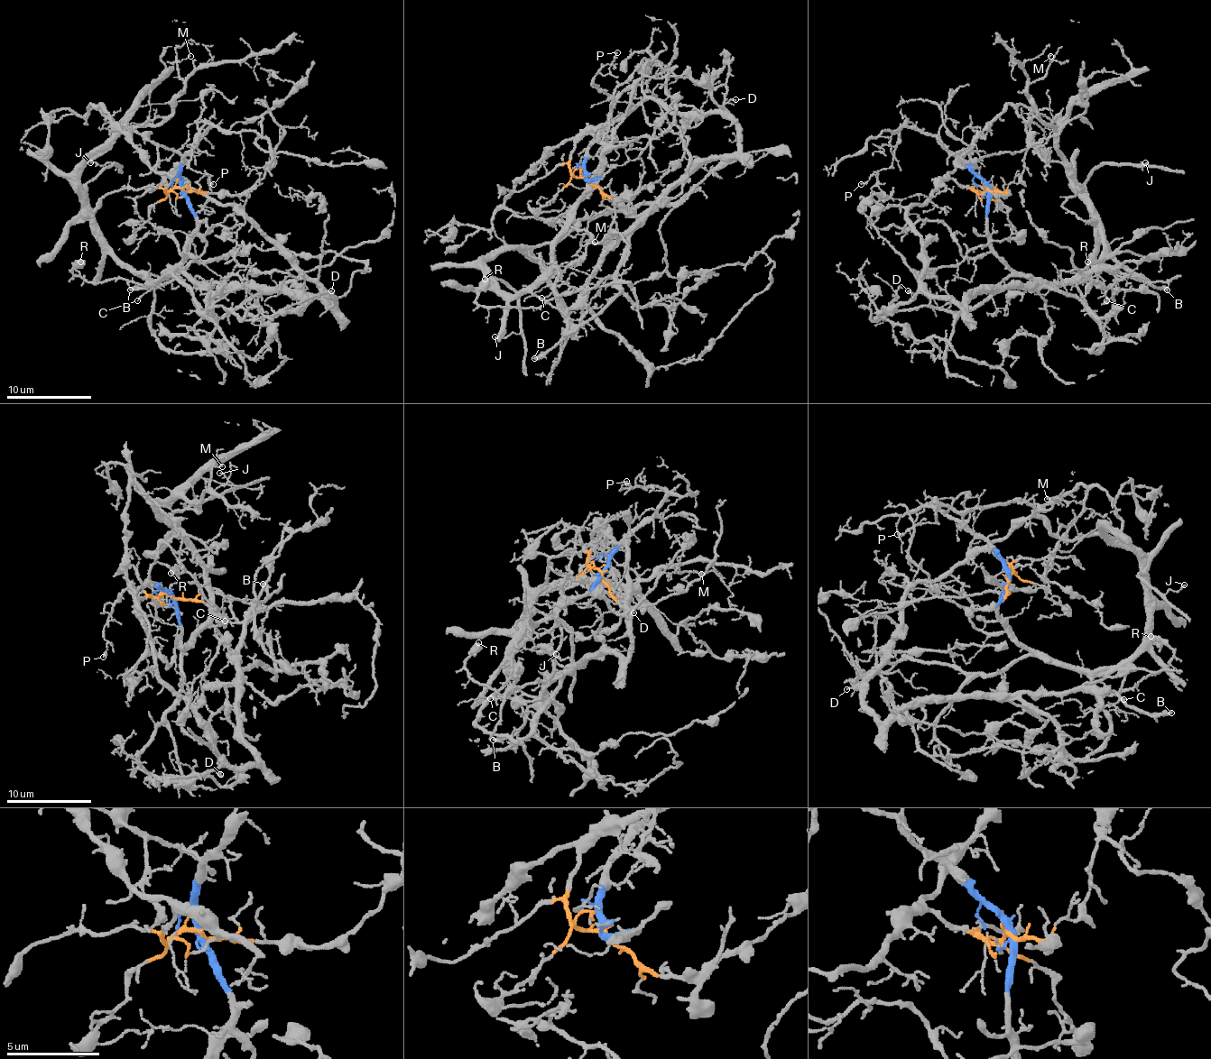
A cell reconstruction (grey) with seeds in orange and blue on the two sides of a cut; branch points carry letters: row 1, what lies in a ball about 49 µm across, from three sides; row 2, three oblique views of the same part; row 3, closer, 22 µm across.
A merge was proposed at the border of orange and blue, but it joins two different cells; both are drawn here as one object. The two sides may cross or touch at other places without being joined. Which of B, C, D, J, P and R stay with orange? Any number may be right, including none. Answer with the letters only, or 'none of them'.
B, C, D, R

